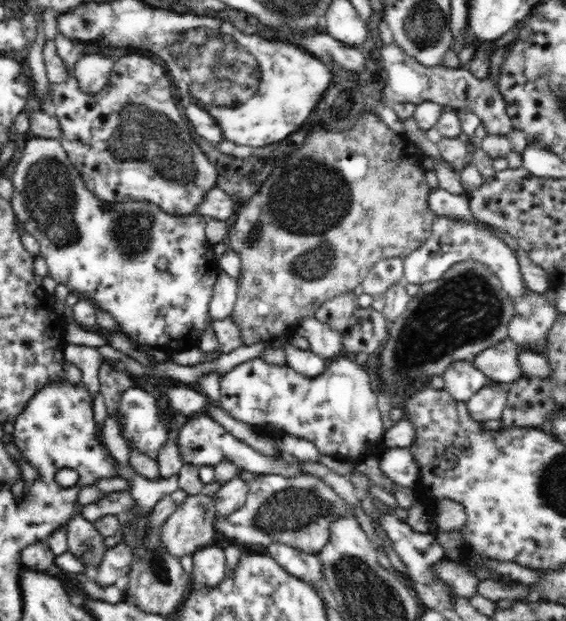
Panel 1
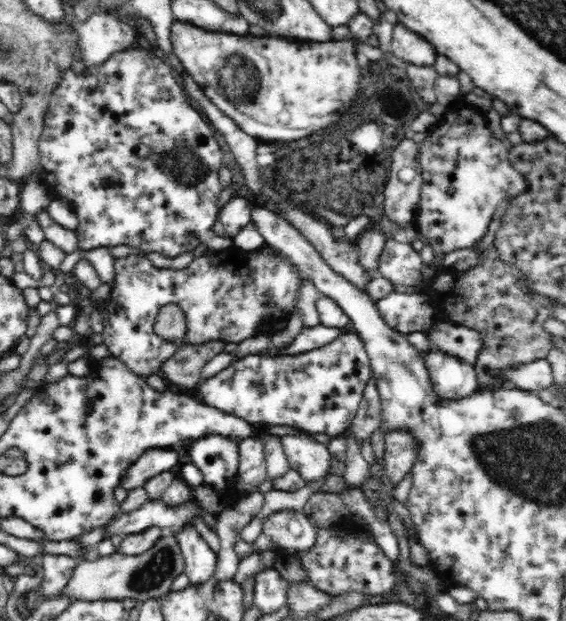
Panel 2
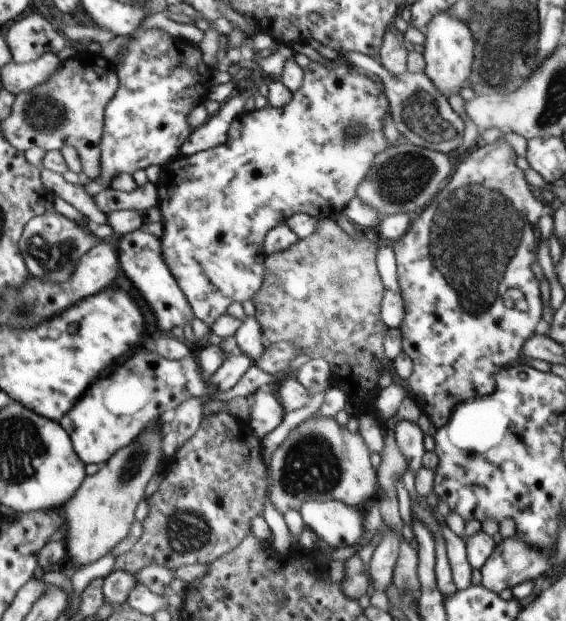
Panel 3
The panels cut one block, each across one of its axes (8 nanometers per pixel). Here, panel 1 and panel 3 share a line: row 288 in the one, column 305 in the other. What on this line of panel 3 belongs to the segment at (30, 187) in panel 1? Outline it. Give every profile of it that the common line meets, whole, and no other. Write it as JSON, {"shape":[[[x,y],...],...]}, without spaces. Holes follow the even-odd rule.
{"shape":[[[312,61],[303,69],[303,83],[300,90],[293,92],[291,101],[279,109],[269,104],[261,109],[250,112],[242,112],[232,122],[227,132],[227,139],[224,144],[219,144],[207,151],[200,151],[192,156],[180,154],[172,162],[167,162],[161,167],[159,179],[155,183],[159,194],[158,208],[163,221],[163,233],[160,237],[162,242],[163,258],[180,290],[190,303],[195,317],[203,320],[209,326],[214,325],[220,316],[227,312],[228,306],[235,302],[242,303],[250,300],[263,286],[266,278],[266,254],[263,249],[263,242],[269,230],[280,225],[282,220],[289,219],[293,214],[306,213],[315,216],[318,220],[329,218],[341,213],[343,208],[356,196],[356,187],[364,180],[376,154],[381,153],[392,141],[390,105],[387,96],[378,88],[378,84],[370,80],[356,70],[354,66],[347,64],[336,70],[328,70],[326,66]]]}

